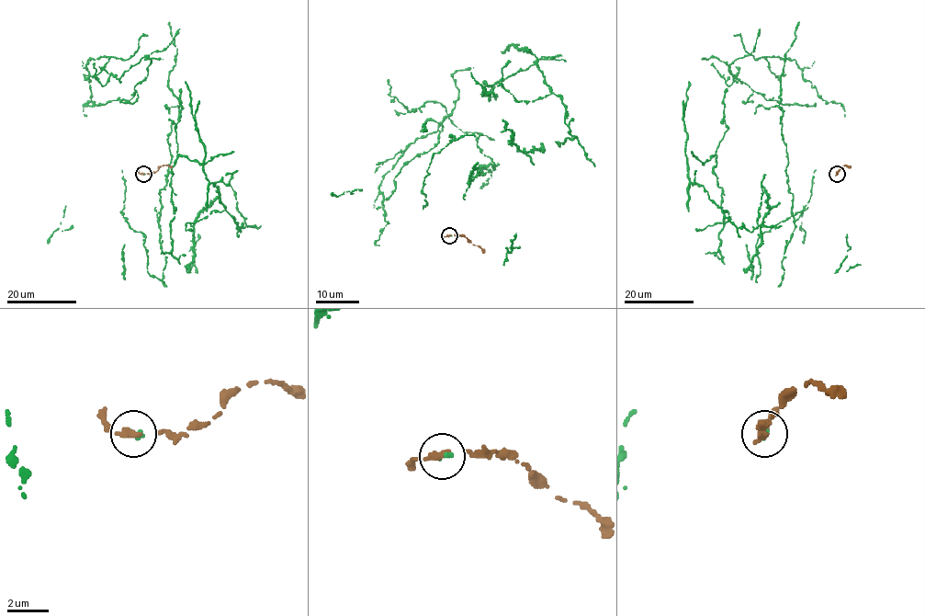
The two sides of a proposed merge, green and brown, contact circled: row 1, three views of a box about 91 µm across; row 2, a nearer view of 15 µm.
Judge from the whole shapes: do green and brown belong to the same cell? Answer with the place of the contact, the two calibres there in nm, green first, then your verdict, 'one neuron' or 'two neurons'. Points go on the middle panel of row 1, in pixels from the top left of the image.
place (449, 235); calibres 220 and 280 nm; one neuron

